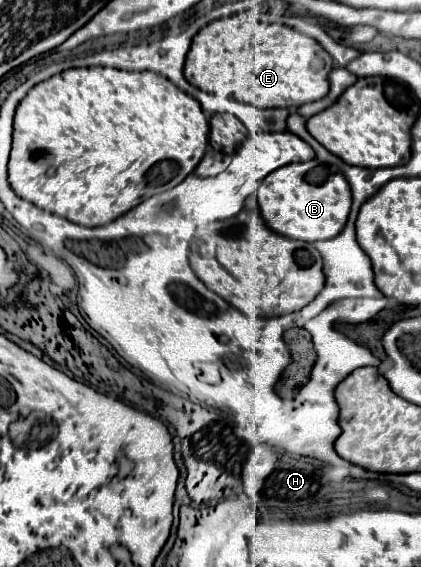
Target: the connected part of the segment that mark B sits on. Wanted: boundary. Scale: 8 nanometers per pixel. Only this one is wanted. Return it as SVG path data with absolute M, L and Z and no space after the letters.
M319 160L295 162L271 172L261 182L259 204L263 220L273 232L295 240L317 242L335 238L343 230L351 210L351 188L345 176L329 164L321 164Z

